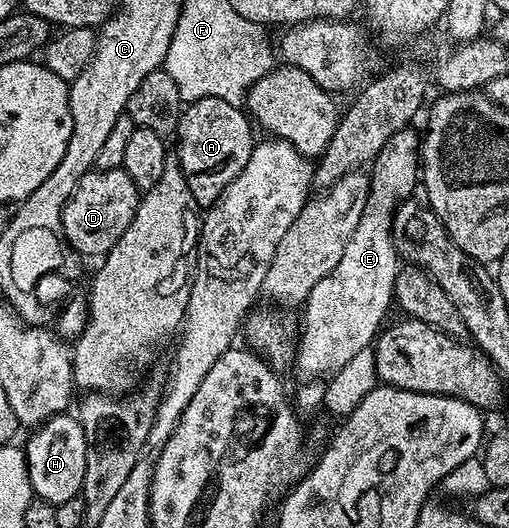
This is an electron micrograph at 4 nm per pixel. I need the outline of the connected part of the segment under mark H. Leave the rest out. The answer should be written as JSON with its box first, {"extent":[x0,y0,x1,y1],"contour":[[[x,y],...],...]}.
{"extent":[24,415,86,506],"contour":[[[70,415],[53,416],[37,430],[31,431],[30,441],[24,444],[28,478],[35,497],[55,506],[81,493],[86,473],[86,432],[81,419]]]}

